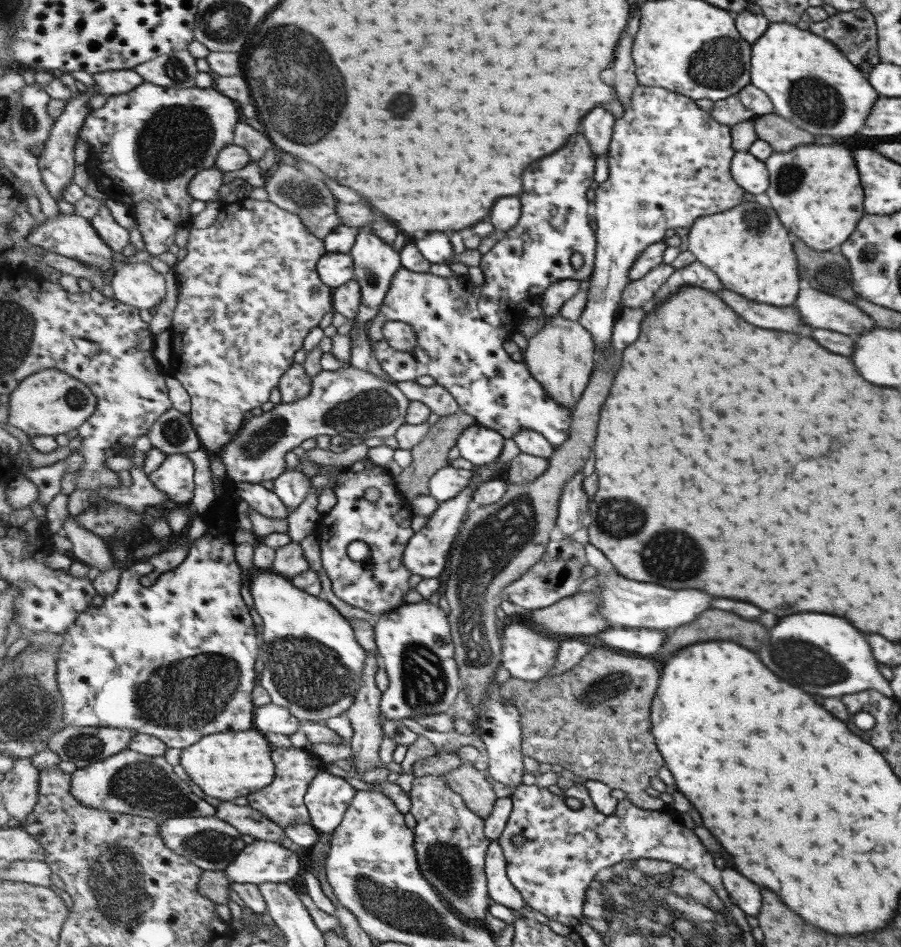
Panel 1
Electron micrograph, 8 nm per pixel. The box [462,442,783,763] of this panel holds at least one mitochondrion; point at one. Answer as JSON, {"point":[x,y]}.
{"point":[681,558]}

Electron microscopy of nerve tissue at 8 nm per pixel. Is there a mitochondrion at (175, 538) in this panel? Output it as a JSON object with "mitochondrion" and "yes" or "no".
{"mitochondrion":"no"}

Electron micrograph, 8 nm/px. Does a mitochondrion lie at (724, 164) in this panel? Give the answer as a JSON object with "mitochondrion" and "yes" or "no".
{"mitochondrion":"no"}

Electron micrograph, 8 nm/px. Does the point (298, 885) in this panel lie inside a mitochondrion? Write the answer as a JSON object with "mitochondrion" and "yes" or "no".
{"mitochondrion":"no"}

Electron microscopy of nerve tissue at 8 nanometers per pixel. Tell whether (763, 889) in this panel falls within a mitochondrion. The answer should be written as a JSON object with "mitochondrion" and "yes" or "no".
{"mitochondrion":"no"}

